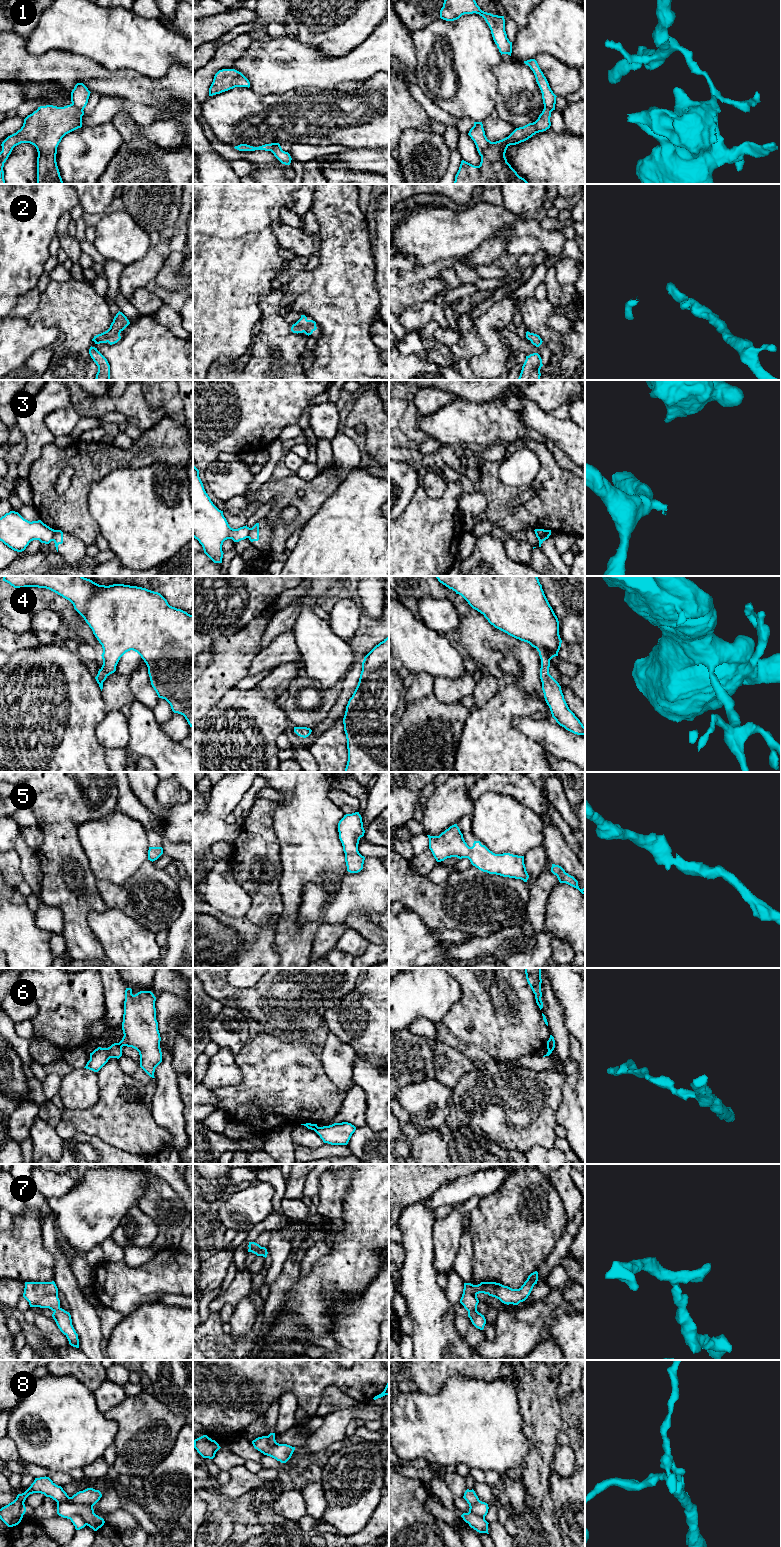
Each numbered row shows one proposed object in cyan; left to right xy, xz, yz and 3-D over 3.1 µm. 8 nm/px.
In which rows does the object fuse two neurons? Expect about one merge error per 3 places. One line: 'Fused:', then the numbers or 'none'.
Fused: 1, 3, 6, 8

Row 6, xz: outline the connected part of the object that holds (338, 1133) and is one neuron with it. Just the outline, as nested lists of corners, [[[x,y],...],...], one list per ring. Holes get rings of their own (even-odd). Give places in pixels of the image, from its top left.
[[[348,1122],[334,1123],[329,1126],[317,1127],[315,1132],[324,1143],[331,1145],[347,1145],[356,1127]]]

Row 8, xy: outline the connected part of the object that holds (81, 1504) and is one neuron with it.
[[[49,1477],[35,1478],[31,1486],[16,1499],[0,1509],[0,1519],[8,1526],[18,1525],[26,1512],[25,1500],[33,1493],[41,1493],[57,1502],[57,1514],[70,1519],[78,1515],[87,1526],[97,1531],[105,1521],[94,1513],[93,1506],[100,1500],[99,1490],[87,1488],[69,1497],[61,1486],[56,1485]]]

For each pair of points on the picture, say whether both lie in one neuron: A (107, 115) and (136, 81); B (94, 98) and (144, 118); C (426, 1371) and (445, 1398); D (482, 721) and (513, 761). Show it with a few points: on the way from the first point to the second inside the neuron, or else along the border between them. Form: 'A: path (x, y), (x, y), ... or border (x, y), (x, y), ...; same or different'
A: border (127, 99), (150, 106); different
B: border (101, 96), (94, 110), (91, 113), (84, 114); different
C: border (459, 1377), (450, 1377), (434, 1393), (416, 1390); different
D: path (488, 731), (489, 737), (503, 751); same

